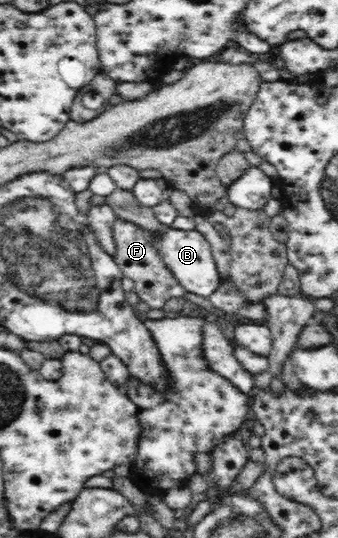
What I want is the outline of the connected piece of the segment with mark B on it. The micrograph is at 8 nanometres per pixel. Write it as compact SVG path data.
M168 226L165 232L155 232L157 241L157 252L162 262L169 268L169 271L177 278L185 291L209 297L222 282L217 271L212 250L205 236L195 230L182 230Z

